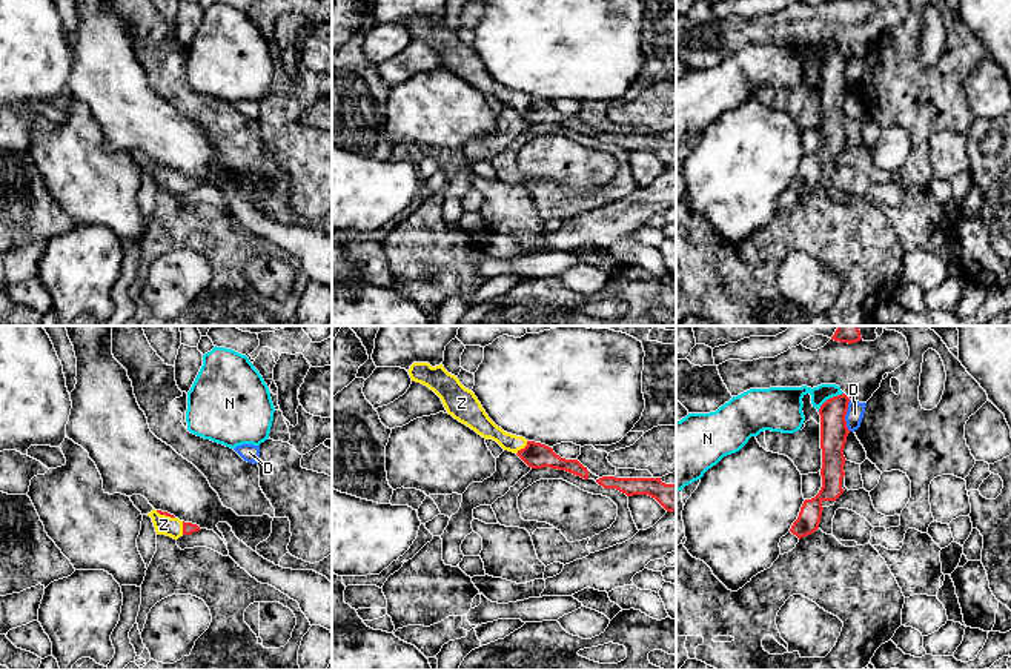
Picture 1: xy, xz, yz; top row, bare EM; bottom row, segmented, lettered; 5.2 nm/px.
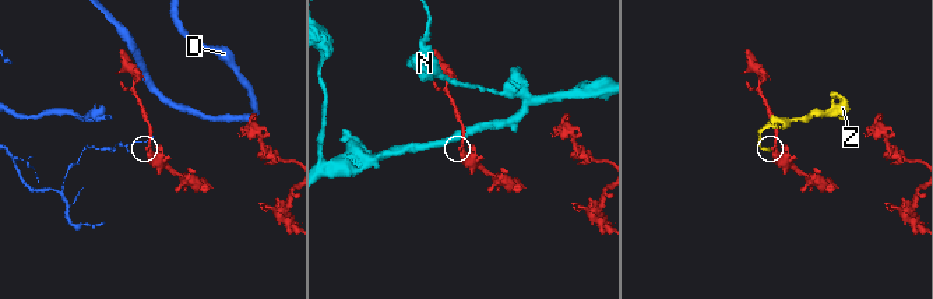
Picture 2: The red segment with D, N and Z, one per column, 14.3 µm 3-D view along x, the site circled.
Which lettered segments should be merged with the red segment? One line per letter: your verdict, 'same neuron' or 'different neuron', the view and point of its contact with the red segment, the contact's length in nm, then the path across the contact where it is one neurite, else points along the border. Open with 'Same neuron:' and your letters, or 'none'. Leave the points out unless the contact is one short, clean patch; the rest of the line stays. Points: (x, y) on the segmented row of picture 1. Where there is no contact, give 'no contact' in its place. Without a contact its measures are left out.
Same neuron: Z
D: different neuron | yz (845, 414) | 170 nm | along yz (850, 400), (845, 415), (848, 431)
N: different neuron | yz (830, 398) | 170 nm
Z: same neuron | xz (524, 447) | 90 nm | across xz (536, 455), (524, 447), (504, 440), (483, 424)

